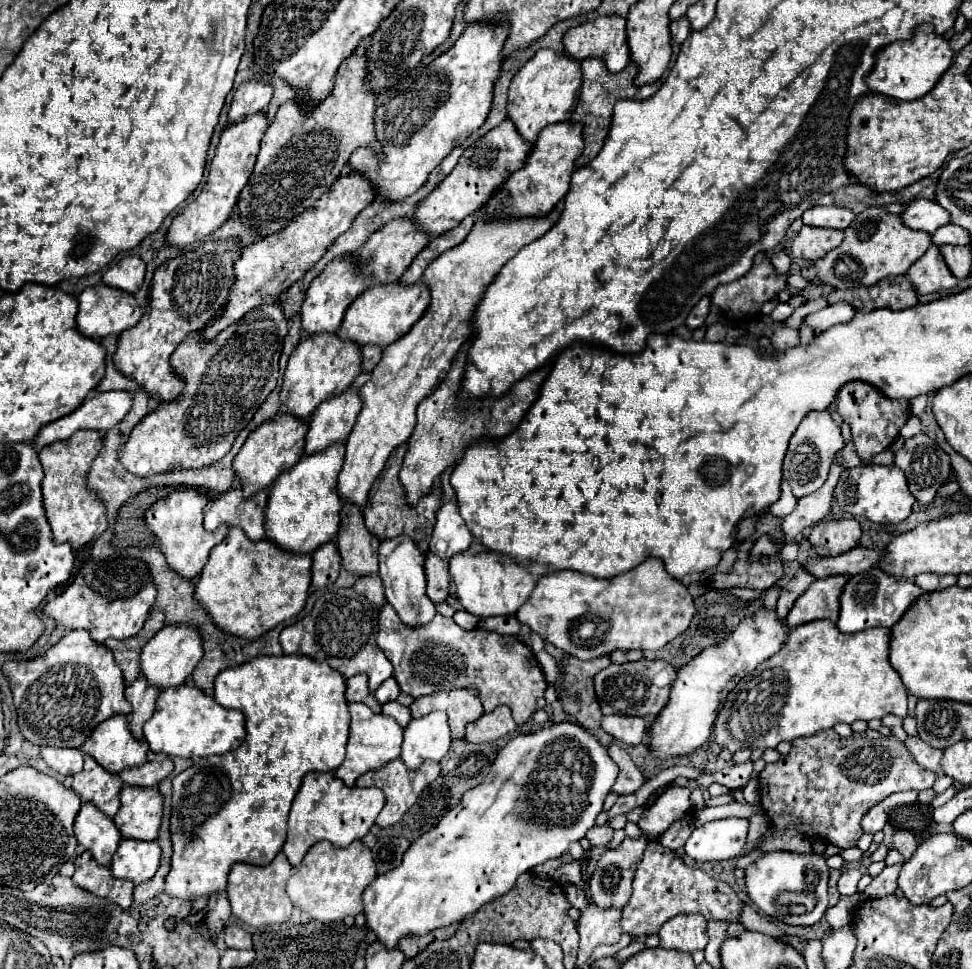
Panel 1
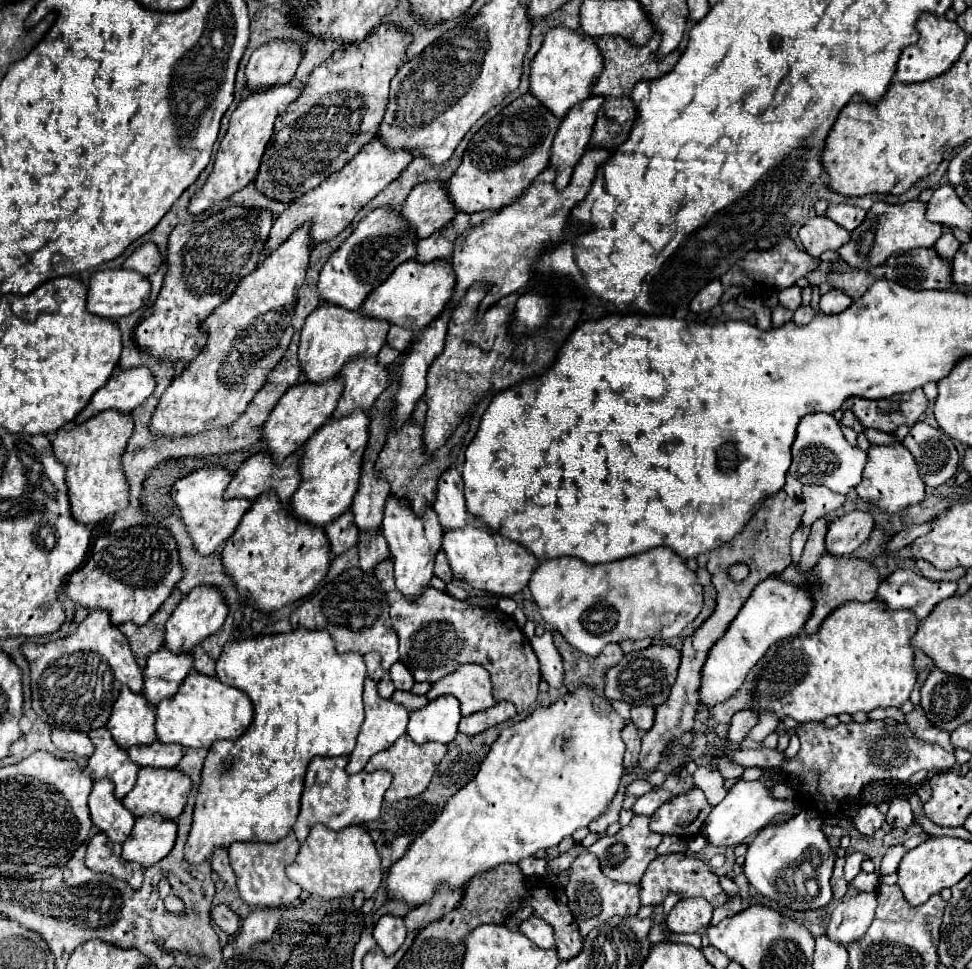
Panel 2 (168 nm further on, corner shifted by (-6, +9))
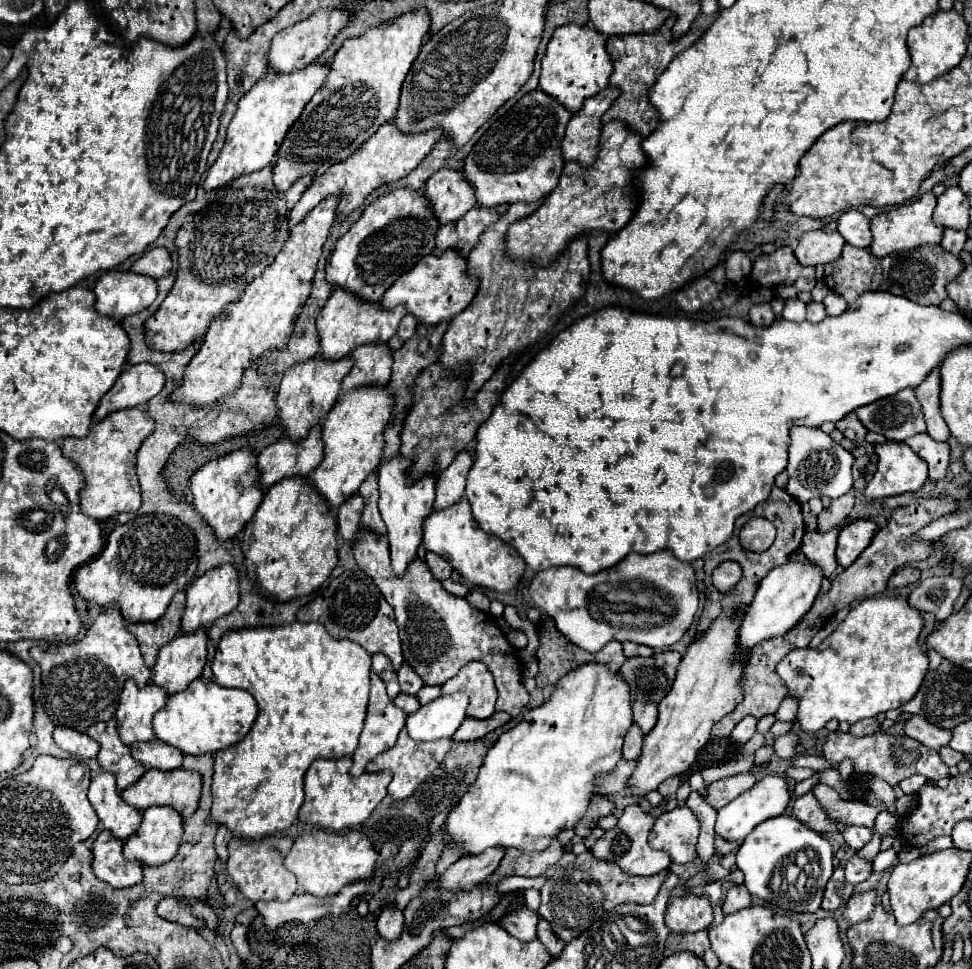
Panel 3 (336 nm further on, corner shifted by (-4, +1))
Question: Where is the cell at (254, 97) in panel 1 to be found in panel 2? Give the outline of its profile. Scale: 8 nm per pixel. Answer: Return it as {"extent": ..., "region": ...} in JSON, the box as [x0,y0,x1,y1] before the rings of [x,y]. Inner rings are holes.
{"extent":[245,41,301,93],"region":[[[273,41],[269,45],[259,47],[245,67],[247,89],[253,93],[255,89],[267,91],[275,85],[287,85],[293,79],[299,61],[301,51],[297,45]]]}

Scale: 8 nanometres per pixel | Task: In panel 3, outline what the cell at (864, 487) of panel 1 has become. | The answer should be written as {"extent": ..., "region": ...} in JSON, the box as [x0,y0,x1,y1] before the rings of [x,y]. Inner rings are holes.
{"extent":[865,441,927,499],"region":[[[885,441],[875,445],[875,453],[879,457],[877,461],[877,471],[873,479],[865,487],[865,497],[867,499],[881,499],[881,497],[891,497],[891,495],[901,495],[907,491],[917,491],[923,487],[927,479],[927,463],[907,445],[907,443],[897,443],[897,441]]]}

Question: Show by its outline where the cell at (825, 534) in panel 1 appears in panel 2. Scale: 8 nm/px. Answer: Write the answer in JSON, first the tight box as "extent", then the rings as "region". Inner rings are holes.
{"extent":[825,511,873,555],"region":[[[851,511],[829,521],[825,547],[831,555],[847,555],[855,551],[873,531],[873,517],[865,511]]]}

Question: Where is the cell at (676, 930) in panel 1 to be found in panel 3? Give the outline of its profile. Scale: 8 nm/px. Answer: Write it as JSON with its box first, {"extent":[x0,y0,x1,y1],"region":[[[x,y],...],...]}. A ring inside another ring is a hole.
{"extent":[665,893,713,933],"region":[[[685,893],[667,905],[665,923],[673,933],[701,931],[713,923],[713,907],[705,895]]]}

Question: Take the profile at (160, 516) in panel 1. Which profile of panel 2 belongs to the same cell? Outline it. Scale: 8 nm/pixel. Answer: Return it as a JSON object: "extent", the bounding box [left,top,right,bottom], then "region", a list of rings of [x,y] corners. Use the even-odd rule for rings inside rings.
{"extent":[171,467,249,555],"region":[[[207,467],[207,469],[197,469],[191,475],[179,479],[173,489],[171,489],[171,499],[177,507],[179,517],[185,521],[185,529],[193,541],[193,547],[201,555],[213,555],[235,531],[239,525],[243,513],[249,509],[249,501],[245,499],[233,499],[233,501],[223,501],[223,491],[231,481],[231,473],[221,467]]]}

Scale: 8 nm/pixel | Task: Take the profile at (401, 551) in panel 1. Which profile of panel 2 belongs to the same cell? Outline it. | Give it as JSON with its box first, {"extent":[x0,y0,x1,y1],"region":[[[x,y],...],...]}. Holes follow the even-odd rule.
{"extent":[381,497,443,599],"region":[[[389,497],[387,505],[385,505],[385,519],[383,519],[381,529],[383,529],[383,537],[387,539],[387,545],[391,551],[397,589],[409,599],[419,597],[433,577],[435,555],[441,551],[443,529],[437,521],[437,513],[433,509],[429,509],[429,513],[425,513],[425,517],[413,517],[413,513],[409,513],[409,509],[405,509],[405,505],[397,505],[397,501],[393,501],[393,497]]]}

